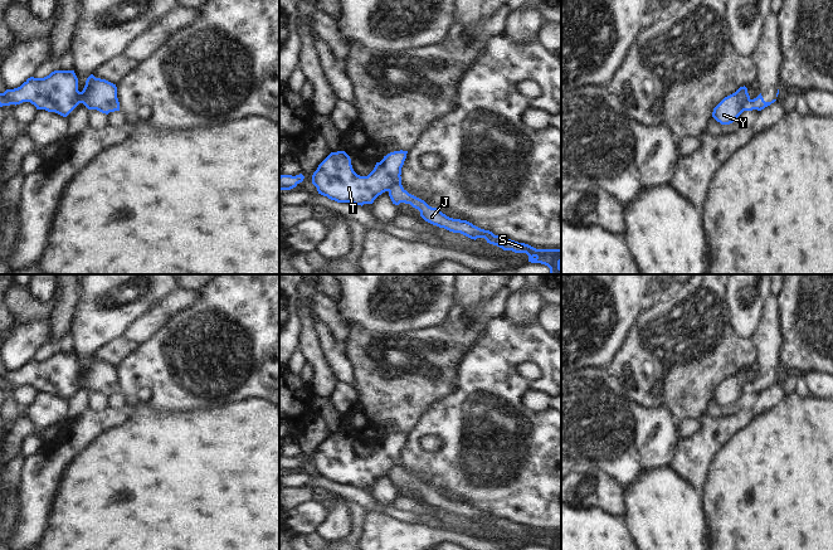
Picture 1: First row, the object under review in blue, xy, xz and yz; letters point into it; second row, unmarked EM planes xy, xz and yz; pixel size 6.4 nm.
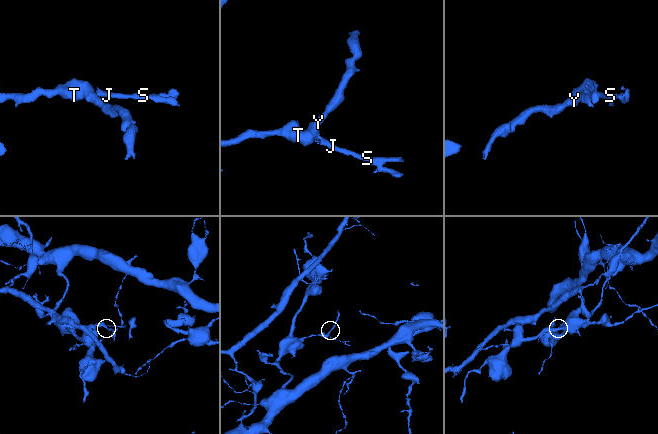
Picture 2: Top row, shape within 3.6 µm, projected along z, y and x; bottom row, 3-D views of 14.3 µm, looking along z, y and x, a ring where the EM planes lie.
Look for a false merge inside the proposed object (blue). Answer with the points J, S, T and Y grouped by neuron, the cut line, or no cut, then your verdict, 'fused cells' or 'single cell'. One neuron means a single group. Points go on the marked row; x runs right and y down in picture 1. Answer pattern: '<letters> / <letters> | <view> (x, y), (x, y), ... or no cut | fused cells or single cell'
J S / T Y | xz (399, 175), (393, 179), (388, 190) | fused cells

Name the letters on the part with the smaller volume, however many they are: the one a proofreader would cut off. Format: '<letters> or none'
J, S

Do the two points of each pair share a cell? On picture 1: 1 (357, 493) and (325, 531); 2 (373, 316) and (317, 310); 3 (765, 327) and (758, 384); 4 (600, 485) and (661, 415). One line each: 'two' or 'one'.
1: two
2: two
3: one
4: two

